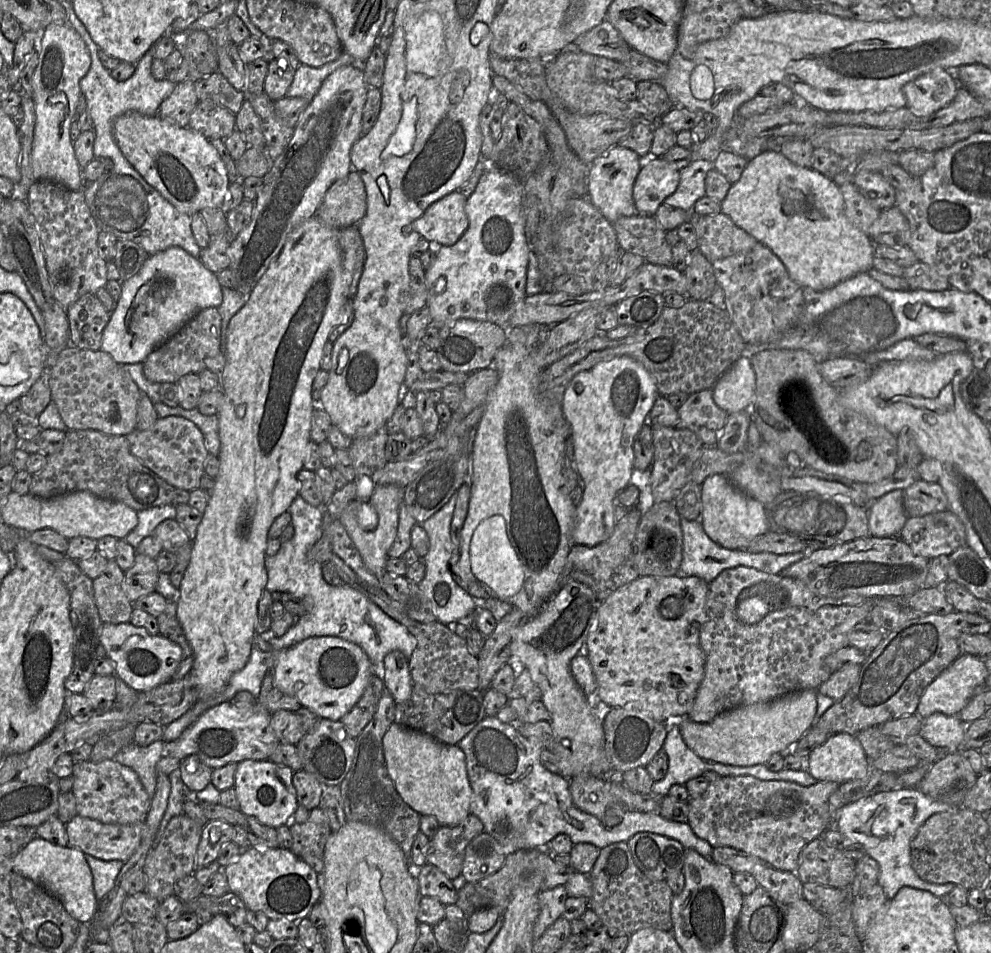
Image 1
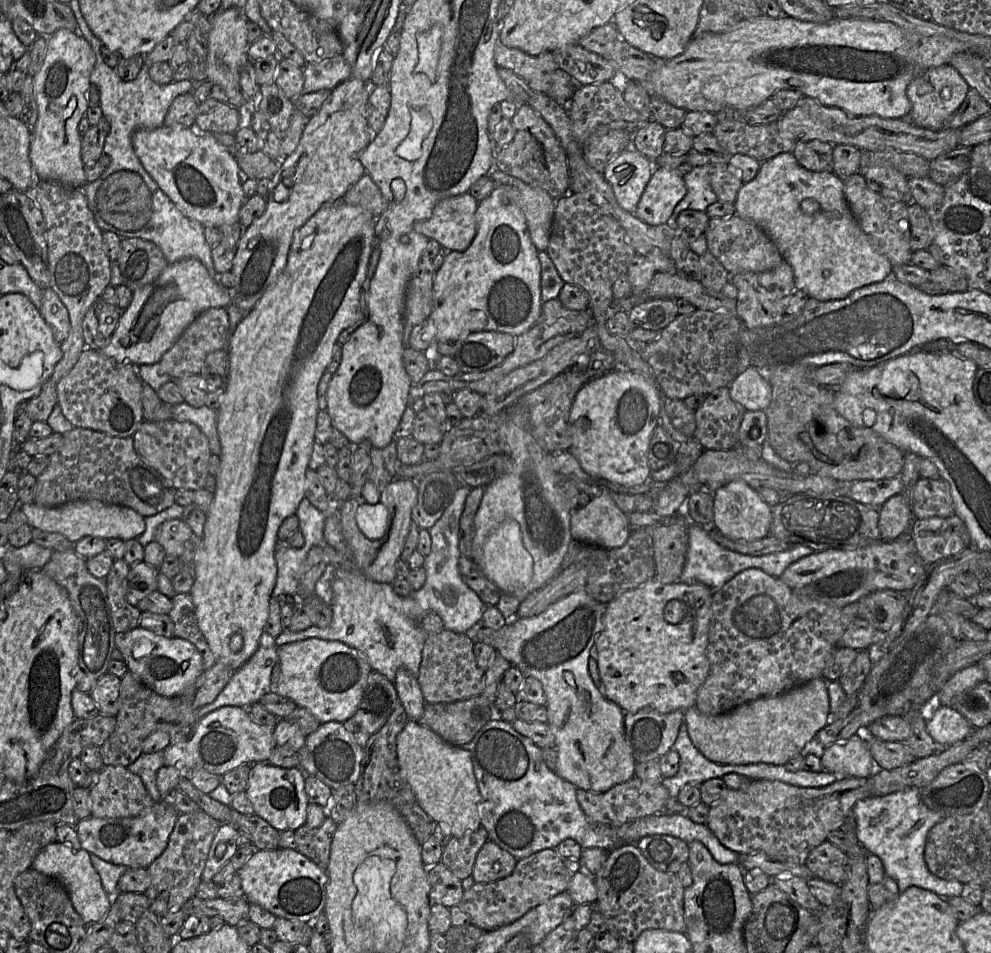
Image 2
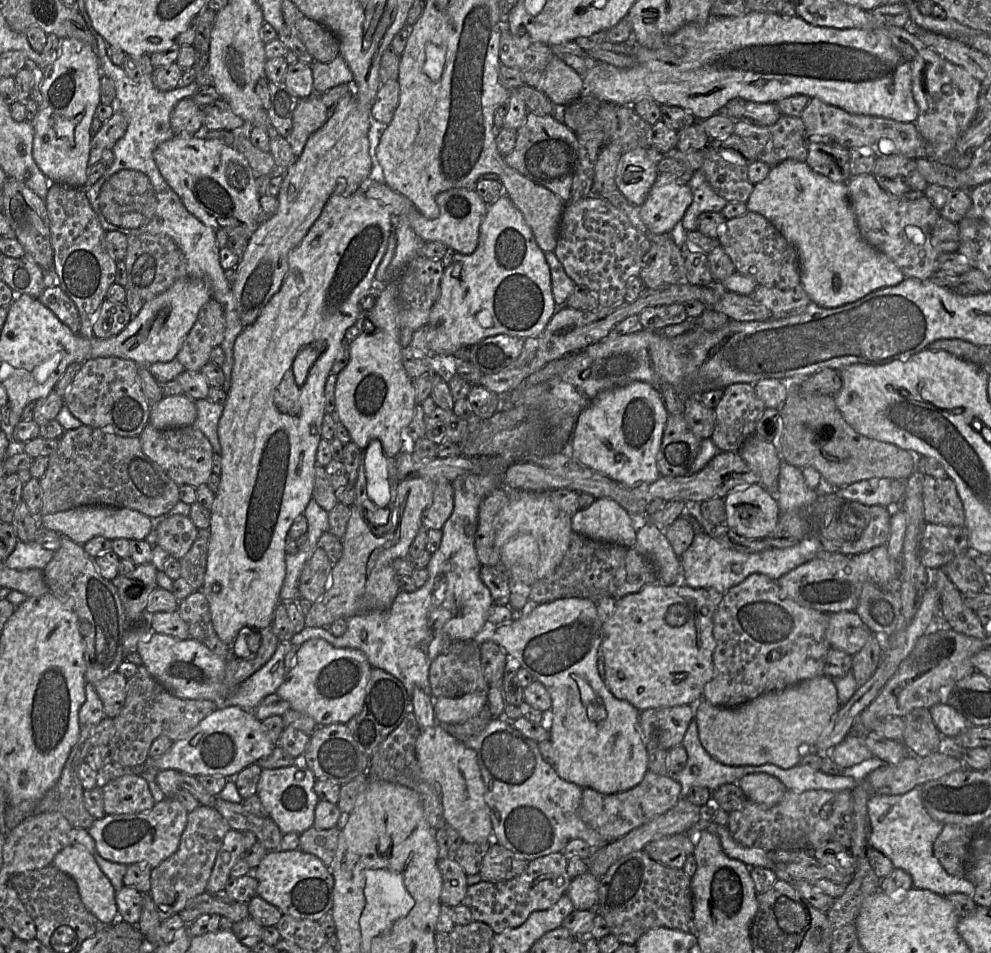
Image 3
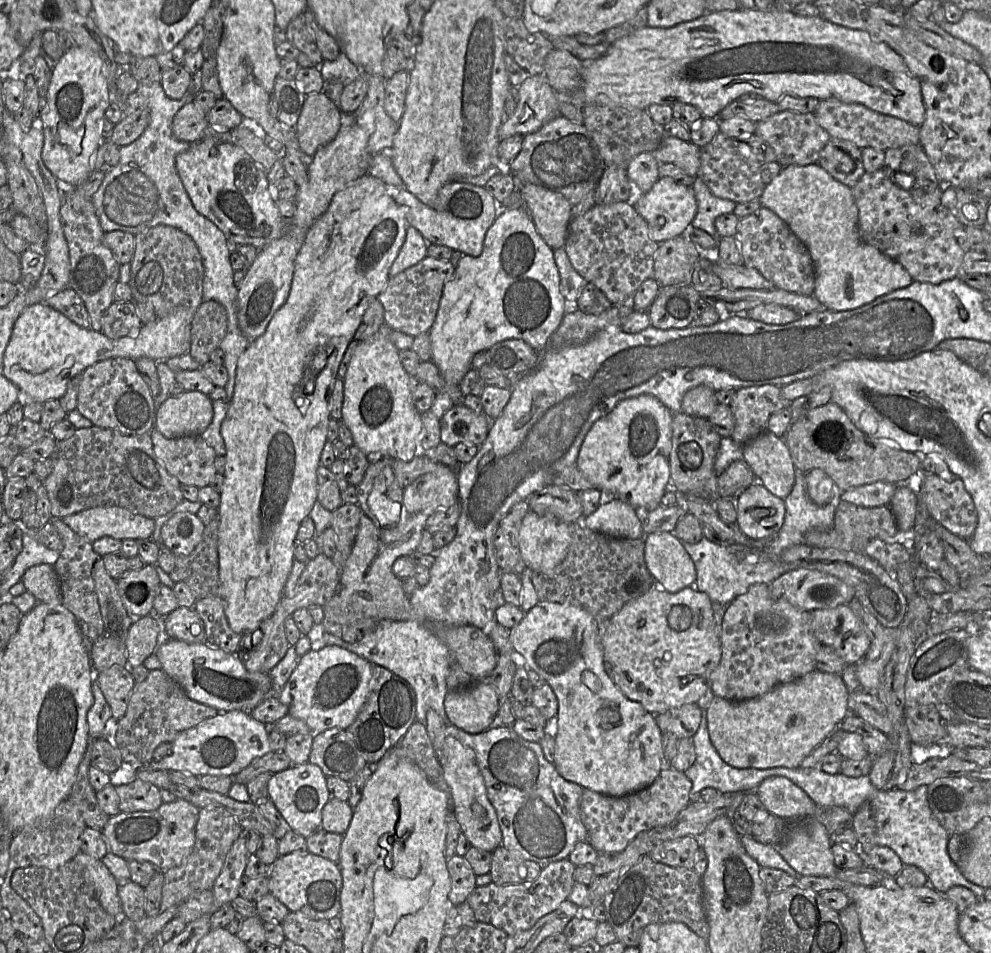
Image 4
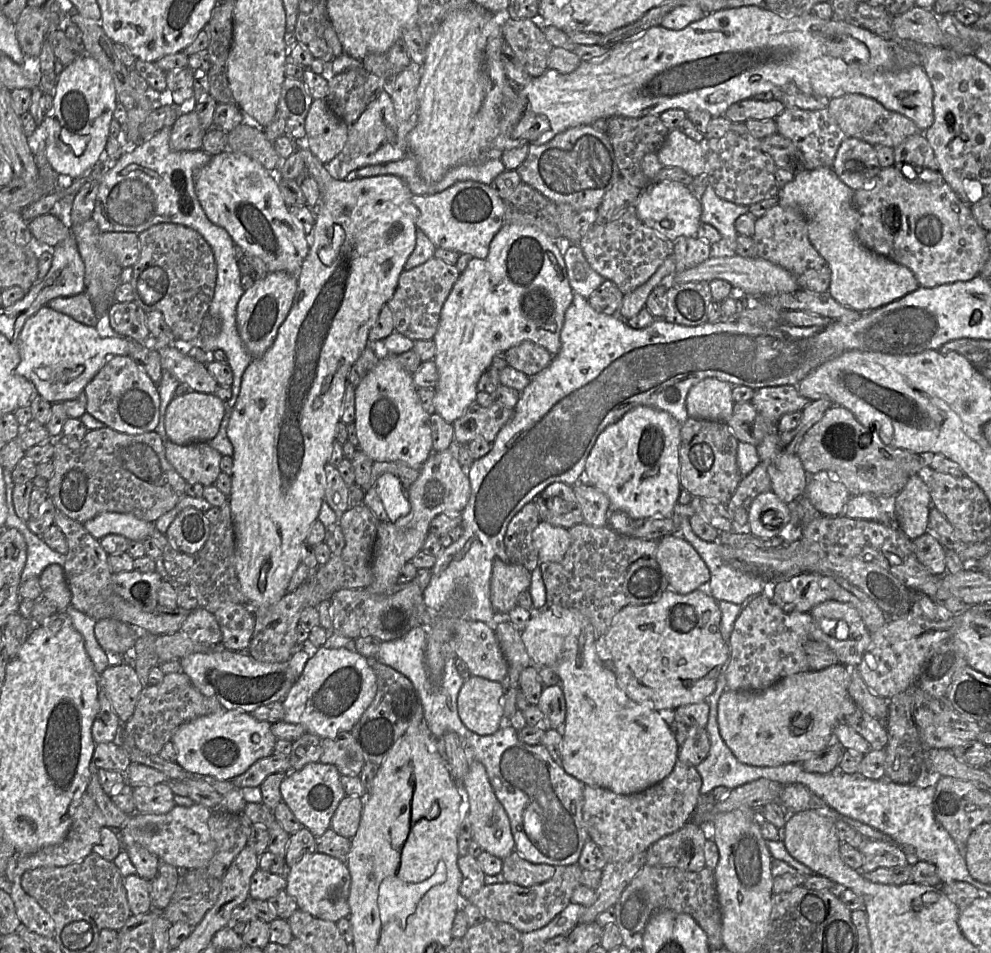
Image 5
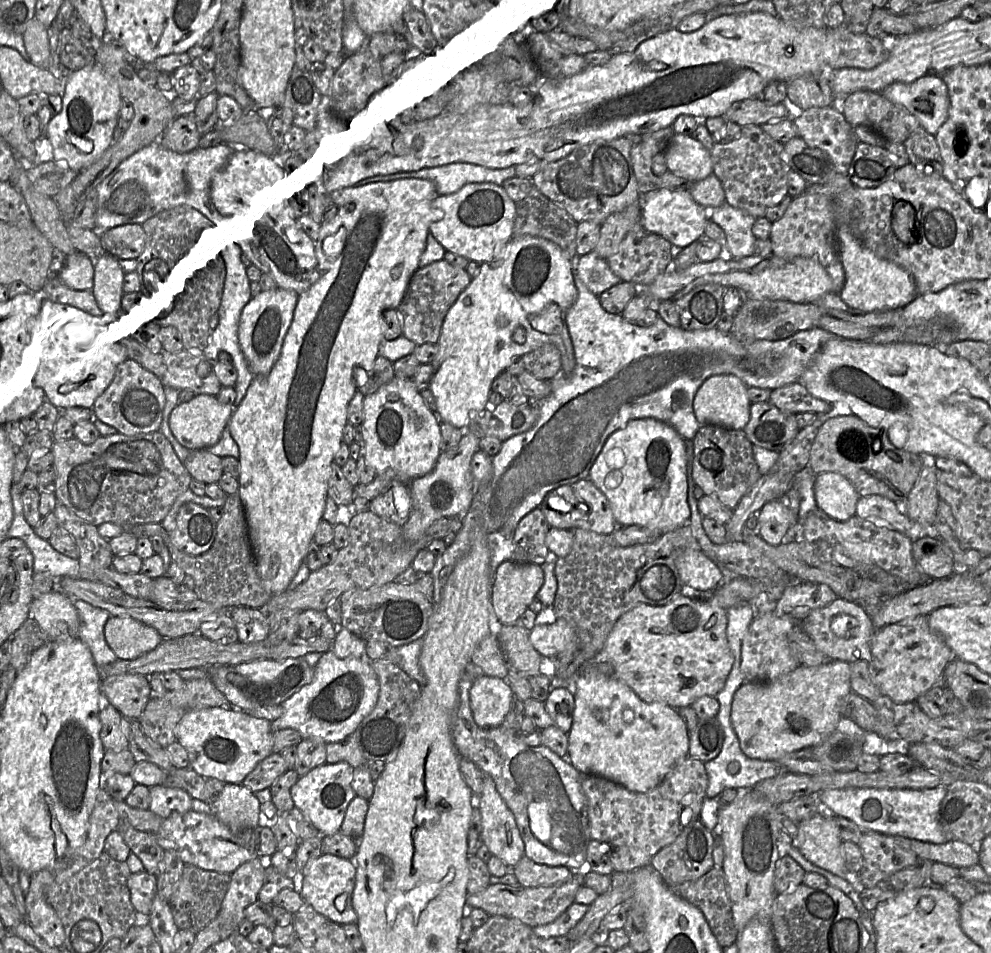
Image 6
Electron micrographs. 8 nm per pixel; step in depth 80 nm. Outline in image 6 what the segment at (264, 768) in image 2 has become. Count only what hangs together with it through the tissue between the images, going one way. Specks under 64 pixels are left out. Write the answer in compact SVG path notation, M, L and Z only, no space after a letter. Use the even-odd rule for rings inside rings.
M325 763L306 775L301 776L291 788L295 808L313 824L322 835L332 835L340 831L349 803L356 797L352 788L354 768L346 763Z

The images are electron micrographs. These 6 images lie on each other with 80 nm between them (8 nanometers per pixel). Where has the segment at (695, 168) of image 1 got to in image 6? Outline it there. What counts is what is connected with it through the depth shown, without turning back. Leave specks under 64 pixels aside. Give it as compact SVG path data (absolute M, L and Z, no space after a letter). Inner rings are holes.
M725 202L707 209L708 219L719 225L725 233L724 250L726 255L742 259L754 255L756 237L752 227L756 218L744 210Z

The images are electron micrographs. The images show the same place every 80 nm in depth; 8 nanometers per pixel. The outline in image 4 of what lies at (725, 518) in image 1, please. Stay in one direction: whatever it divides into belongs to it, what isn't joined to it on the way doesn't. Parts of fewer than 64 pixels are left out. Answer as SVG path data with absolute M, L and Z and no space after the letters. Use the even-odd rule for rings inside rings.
M759 482L736 496L736 524L751 539L776 537L785 518L785 503Z

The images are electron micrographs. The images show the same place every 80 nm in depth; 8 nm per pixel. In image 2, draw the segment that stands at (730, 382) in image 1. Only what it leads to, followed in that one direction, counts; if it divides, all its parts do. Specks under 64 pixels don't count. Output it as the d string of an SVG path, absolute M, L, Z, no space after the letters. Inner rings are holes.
M754 366L737 374L728 389L731 399L746 411L764 411L771 402L771 386Z

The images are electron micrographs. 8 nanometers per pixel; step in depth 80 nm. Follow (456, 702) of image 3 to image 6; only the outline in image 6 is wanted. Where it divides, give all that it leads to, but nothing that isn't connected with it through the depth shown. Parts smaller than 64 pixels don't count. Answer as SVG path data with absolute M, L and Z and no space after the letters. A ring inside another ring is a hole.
M482 675L469 690L469 702L476 725L483 729L499 727L512 708L514 694L507 679Z

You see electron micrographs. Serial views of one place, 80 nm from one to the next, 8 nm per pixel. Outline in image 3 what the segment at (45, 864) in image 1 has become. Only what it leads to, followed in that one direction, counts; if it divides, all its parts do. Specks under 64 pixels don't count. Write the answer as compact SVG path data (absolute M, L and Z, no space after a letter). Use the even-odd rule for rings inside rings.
M67 846L52 865L75 880L83 904L101 922L112 925L118 920L116 891L90 852Z

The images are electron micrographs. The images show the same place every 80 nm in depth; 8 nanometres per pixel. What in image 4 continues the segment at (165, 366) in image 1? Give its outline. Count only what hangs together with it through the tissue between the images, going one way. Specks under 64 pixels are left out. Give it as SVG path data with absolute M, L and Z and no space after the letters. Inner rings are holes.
M215 300L203 301L195 311L192 321L191 340L188 354L203 366L210 355L219 347L227 330L225 308Z

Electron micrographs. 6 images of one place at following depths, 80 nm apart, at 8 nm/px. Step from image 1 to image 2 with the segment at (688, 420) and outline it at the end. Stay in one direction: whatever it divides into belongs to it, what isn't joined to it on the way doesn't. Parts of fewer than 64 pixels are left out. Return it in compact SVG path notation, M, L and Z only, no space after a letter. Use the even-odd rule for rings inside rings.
M728 387L718 388L705 395L695 408L695 431L693 438L701 443L704 449L730 450L738 445L738 431L746 410L733 401Z

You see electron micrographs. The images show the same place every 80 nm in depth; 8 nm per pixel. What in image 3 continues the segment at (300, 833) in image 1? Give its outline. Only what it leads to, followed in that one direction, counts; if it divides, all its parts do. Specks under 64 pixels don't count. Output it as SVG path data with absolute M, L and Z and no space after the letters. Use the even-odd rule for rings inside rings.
M338 826L326 830L309 828L299 835L299 849L313 854L330 868L334 862L339 833Z

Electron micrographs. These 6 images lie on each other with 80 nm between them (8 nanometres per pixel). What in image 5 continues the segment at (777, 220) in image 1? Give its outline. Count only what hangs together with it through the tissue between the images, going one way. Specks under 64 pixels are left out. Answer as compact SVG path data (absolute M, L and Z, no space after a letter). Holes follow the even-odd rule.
M817 167L794 174L792 181L778 188L778 205L798 209L808 221L808 237L827 261L831 278L828 293L842 306L866 312L894 302L920 285L907 267L865 247L857 238L859 214L854 191L828 167Z

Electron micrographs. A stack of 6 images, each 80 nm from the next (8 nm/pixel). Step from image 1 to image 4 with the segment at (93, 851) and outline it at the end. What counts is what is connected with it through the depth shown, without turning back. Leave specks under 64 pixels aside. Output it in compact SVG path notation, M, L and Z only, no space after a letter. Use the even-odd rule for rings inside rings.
M182 799L162 803L152 811L120 812L110 817L101 833L109 853L127 861L138 860L152 863L158 870L166 871L179 866L191 854L195 844L195 829L200 808Z

